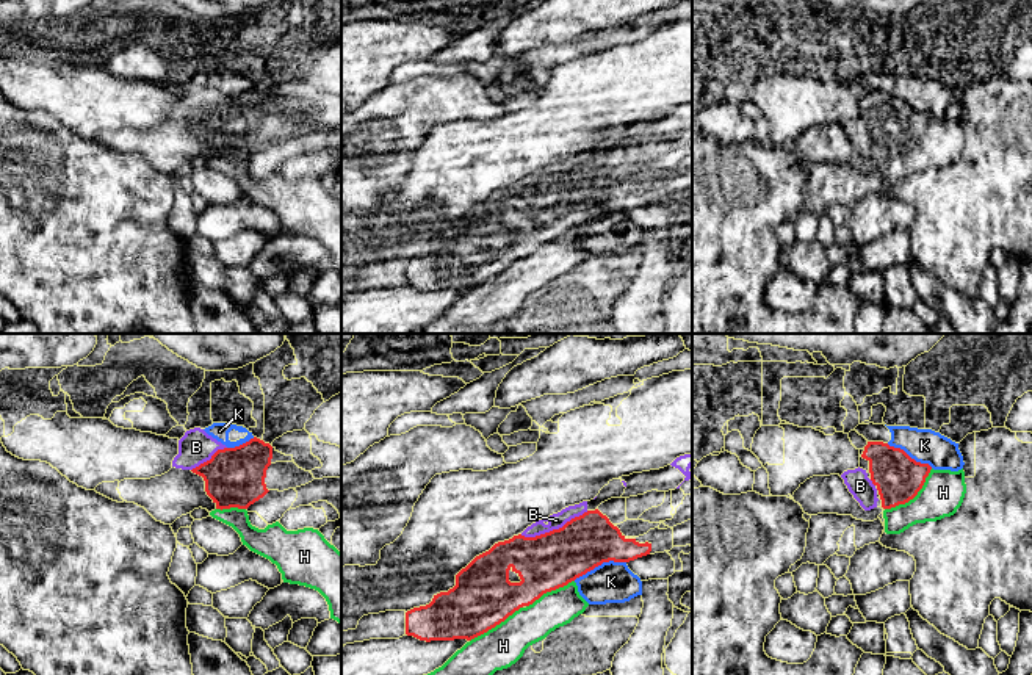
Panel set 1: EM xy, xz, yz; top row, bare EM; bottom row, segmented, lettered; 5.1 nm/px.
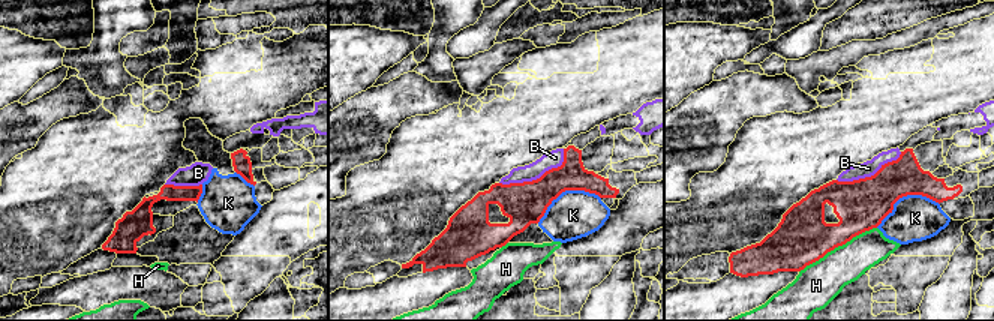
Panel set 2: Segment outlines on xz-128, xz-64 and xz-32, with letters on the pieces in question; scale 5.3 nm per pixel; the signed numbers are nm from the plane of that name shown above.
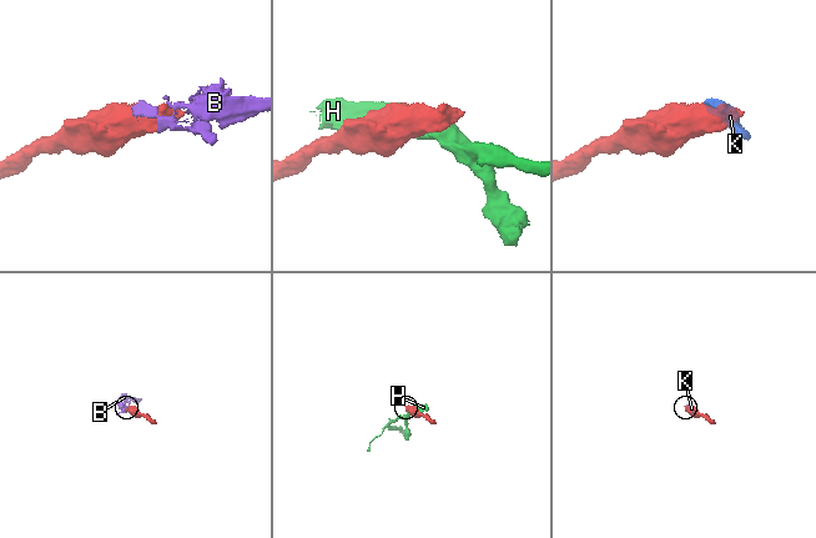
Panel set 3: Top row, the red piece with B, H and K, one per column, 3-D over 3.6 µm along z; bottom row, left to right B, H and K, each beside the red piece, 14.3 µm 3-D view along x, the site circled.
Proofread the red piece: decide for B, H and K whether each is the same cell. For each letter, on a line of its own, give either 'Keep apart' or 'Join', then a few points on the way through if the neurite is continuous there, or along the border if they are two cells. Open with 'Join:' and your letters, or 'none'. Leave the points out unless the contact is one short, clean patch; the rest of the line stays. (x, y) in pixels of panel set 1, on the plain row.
Join: B
B: Join. Path across: xz (545, 212), (553, 201), (553, 179), (556, 169)
H: Keep apart
K: Keep apart. Boundary: xz (625, 210), (603, 210), (573, 229)

